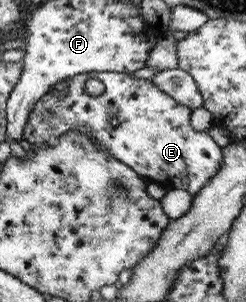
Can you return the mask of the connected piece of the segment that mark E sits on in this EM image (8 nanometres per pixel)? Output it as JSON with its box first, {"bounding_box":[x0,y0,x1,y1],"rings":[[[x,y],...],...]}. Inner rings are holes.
{"bounding_box":[22,73,222,196],"rings":[[[76,73],[67,80],[67,83],[65,84],[65,95],[59,97],[54,90],[50,90],[46,94],[41,95],[41,97],[34,103],[34,107],[28,116],[26,126],[24,126],[24,132],[22,132],[22,139],[24,139],[27,143],[40,145],[40,143],[55,141],[62,134],[66,134],[66,132],[80,132],[80,134],[86,134],[86,136],[88,136],[88,138],[96,144],[96,148],[98,148],[98,150],[102,150],[102,152],[112,155],[112,158],[115,158],[117,161],[123,162],[126,166],[130,167],[130,170],[134,170],[138,176],[145,179],[145,181],[159,183],[166,190],[179,189],[189,192],[192,196],[194,196],[198,190],[202,189],[202,186],[204,186],[206,182],[210,181],[210,178],[214,177],[214,174],[216,174],[216,171],[218,171],[220,166],[222,154],[220,152],[220,146],[214,143],[214,140],[208,136],[207,132],[195,132],[191,128],[189,122],[190,114],[191,110],[188,109],[187,106],[182,106],[180,103],[177,103],[176,99],[173,99],[164,91],[161,91],[150,79],[139,79],[129,73]],[[86,78],[97,78],[105,86],[105,90],[97,96],[88,95],[84,91],[84,82]],[[110,117],[114,117],[114,119],[116,119],[114,124],[109,122],[108,119],[110,119]]]}

